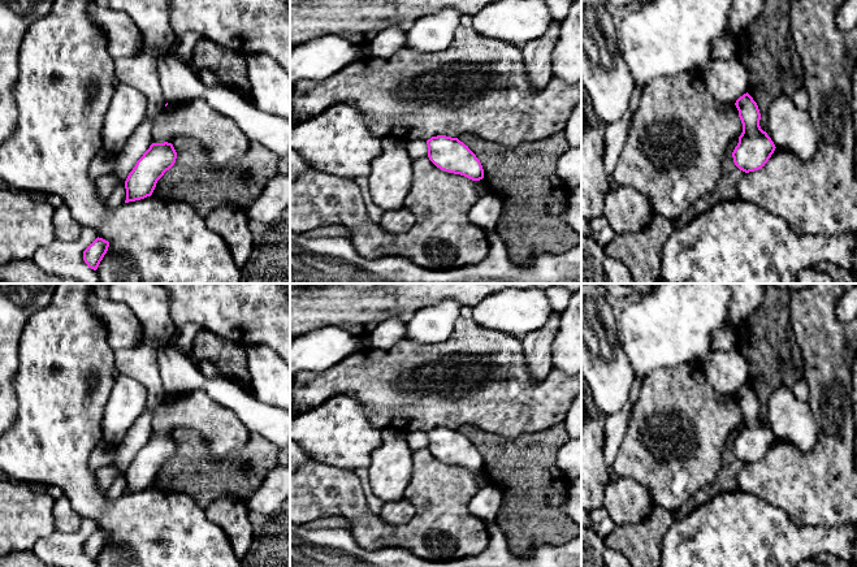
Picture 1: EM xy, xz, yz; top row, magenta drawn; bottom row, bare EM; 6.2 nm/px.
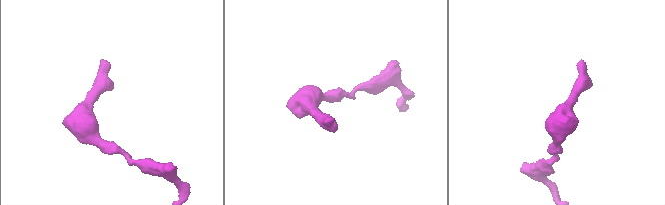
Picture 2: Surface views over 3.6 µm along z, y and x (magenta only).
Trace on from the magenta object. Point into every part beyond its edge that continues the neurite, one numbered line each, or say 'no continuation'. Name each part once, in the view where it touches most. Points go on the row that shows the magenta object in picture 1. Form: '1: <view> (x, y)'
no continuation

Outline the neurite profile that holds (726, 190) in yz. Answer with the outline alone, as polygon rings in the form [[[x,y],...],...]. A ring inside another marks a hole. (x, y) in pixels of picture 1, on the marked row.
[[[728,152],[722,164],[720,178],[717,187],[710,192],[694,202],[681,216],[674,221],[674,228],[679,229],[689,224],[697,216],[706,212],[710,207],[720,202],[728,202],[737,198],[737,186],[745,172],[740,170]]]

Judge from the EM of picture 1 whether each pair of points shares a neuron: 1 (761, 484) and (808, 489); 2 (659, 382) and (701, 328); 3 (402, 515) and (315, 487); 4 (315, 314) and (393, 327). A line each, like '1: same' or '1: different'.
1: same
2: different
3: different
4: different

